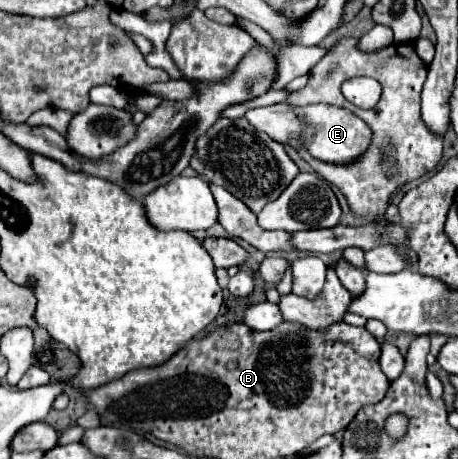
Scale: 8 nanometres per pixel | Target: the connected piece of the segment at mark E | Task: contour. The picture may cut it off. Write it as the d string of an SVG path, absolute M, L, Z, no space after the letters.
M274 104L251 108L249 110L249 122L269 134L277 142L289 142L293 148L307 148L311 156L331 162L331 164L345 164L353 162L357 156L361 156L369 142L371 142L371 130L369 126L357 118L353 112L329 104L311 104L305 108L293 108L287 104Z

